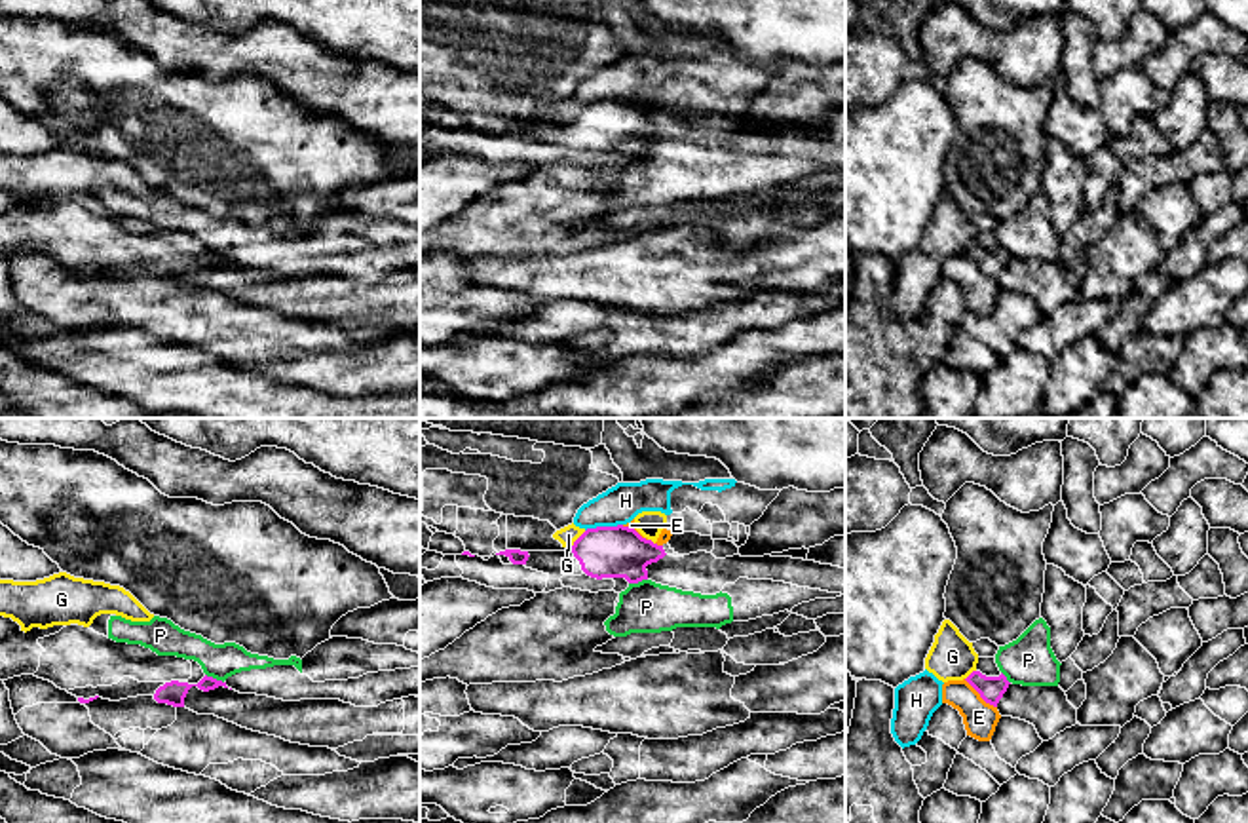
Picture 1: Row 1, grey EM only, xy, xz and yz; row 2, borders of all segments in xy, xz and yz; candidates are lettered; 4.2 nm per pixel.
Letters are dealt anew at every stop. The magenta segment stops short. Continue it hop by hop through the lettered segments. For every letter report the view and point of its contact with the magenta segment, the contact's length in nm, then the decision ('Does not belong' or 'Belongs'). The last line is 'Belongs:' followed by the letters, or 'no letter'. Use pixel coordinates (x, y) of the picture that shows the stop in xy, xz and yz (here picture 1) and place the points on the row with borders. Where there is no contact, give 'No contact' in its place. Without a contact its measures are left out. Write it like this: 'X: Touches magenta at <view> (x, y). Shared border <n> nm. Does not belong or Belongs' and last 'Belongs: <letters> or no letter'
E: Touches magenta at yz (981, 696). Shared border 190 nm. Belongs
G: Touches magenta at xz (576, 540). Shared border 100 nm. Does not belong
H: Touches magenta at xz (603, 527). Shared border 160 nm. Does not belong
P: Touches magenta at xy (215, 679). Shared border 90 nm. Does not belong
Belongs: E

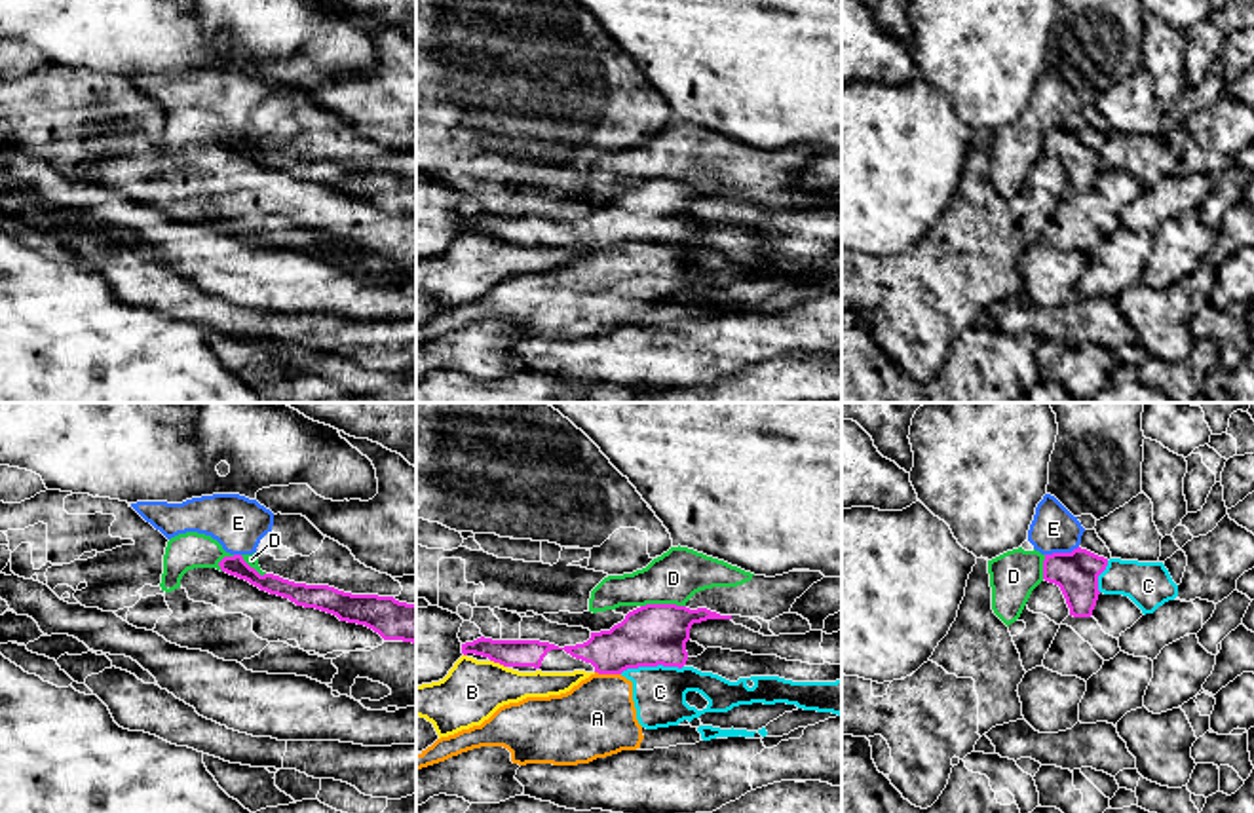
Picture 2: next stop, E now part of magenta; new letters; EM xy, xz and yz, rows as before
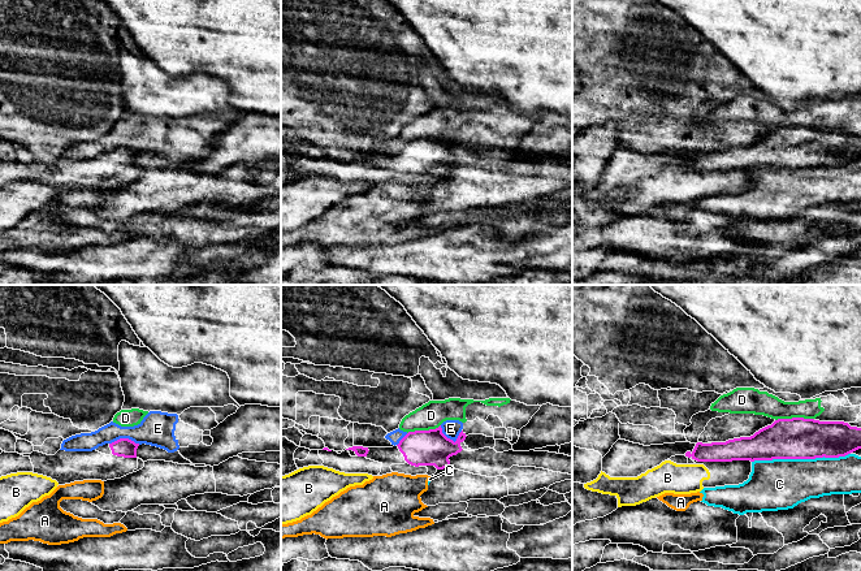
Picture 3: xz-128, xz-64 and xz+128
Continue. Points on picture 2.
A: Touches magenta at xz (608, 673). Shared border 110 nm. Does not belong
B: Touches magenta at xz (498, 661). Shared border 80 nm. Does not belong
C: Touches magenta at xz (650, 665). Shared border 280 nm. Does not belong
D: Touches magenta at xz (662, 605). Shared border 190 nm. Does not belong
E: Touches magenta at yz (1061, 553). Shared border 150 nm. Does not belong
Belongs: no letter

